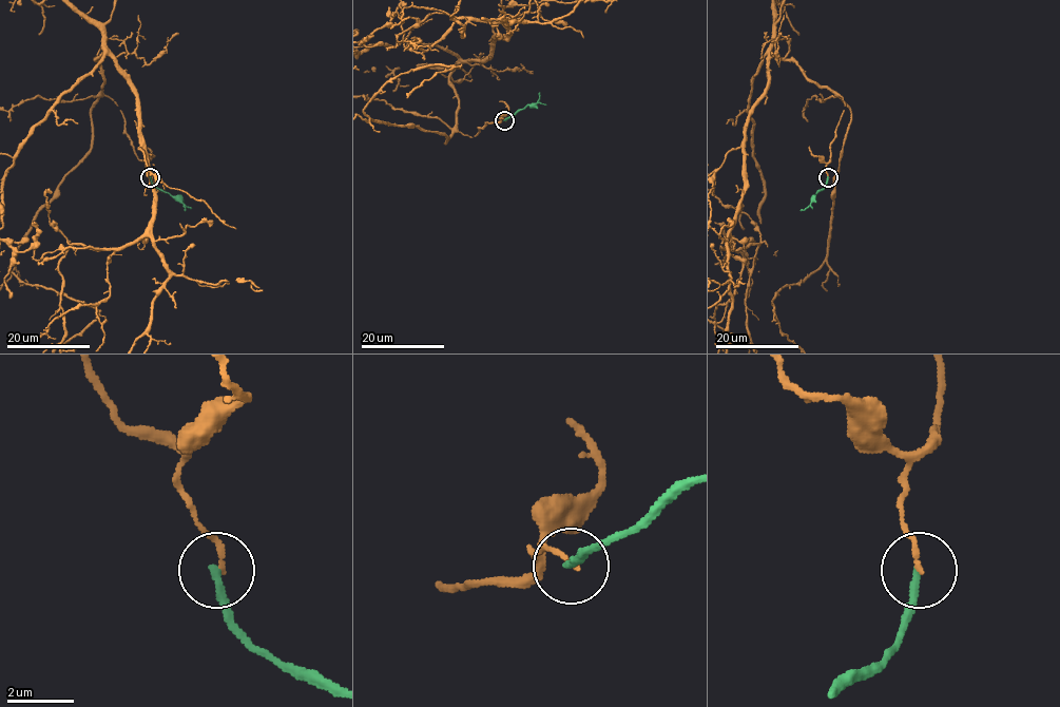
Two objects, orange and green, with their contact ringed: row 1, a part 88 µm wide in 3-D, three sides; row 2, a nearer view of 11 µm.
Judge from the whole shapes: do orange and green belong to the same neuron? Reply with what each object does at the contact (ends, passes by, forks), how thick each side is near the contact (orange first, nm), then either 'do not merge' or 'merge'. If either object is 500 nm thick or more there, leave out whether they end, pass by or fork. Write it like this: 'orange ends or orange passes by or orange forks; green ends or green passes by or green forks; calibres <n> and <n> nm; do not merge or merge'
orange ends; green ends; calibres 160 and 240 nm; do not merge

